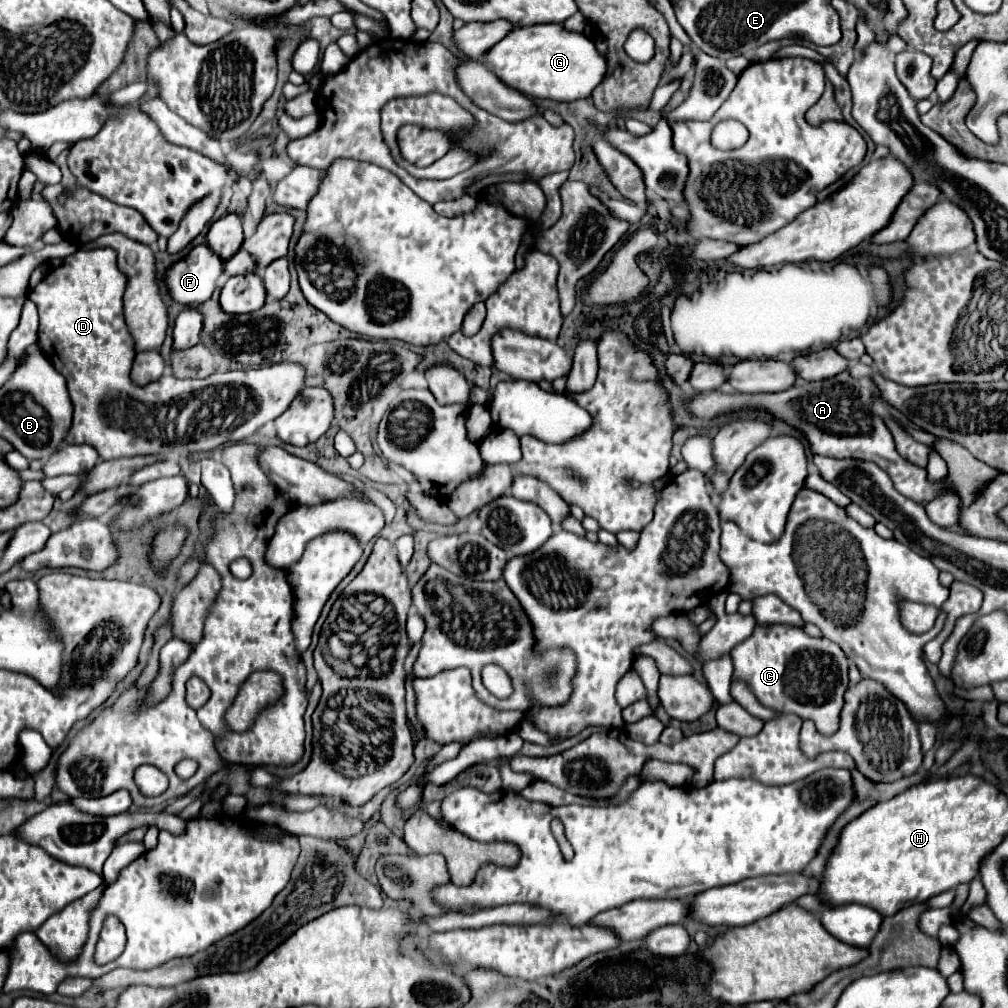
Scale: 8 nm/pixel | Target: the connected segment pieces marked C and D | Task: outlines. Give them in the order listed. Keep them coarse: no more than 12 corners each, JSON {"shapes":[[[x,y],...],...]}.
{"shapes":[[[754,626],[730,656],[760,704],[838,728],[848,658],[802,628]],[[112,248],[32,272],[38,344],[102,460],[210,452],[302,390],[285,362],[130,380]]]}

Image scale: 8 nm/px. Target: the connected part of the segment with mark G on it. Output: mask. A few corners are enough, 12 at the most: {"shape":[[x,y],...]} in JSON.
{"shape":[[562,24],[508,32],[484,62],[532,98],[572,102],[606,74]]}

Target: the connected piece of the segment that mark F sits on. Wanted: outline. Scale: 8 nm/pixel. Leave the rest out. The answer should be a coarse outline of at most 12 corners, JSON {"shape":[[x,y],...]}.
{"shape":[[194,246],[168,266],[174,302],[196,308],[214,292],[222,260]]}

